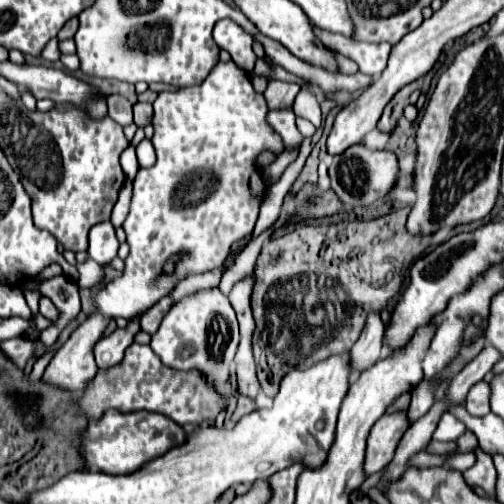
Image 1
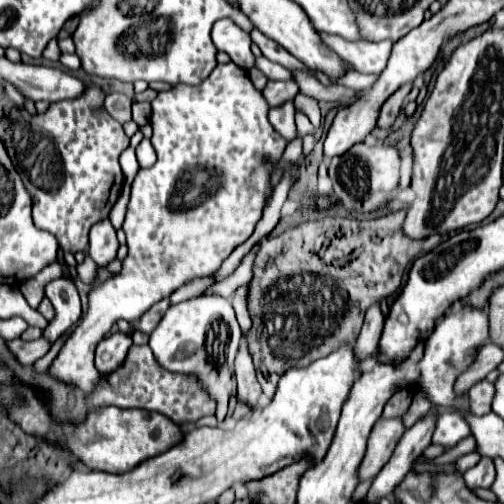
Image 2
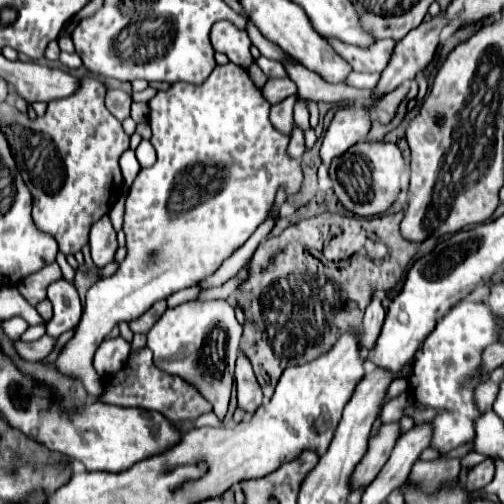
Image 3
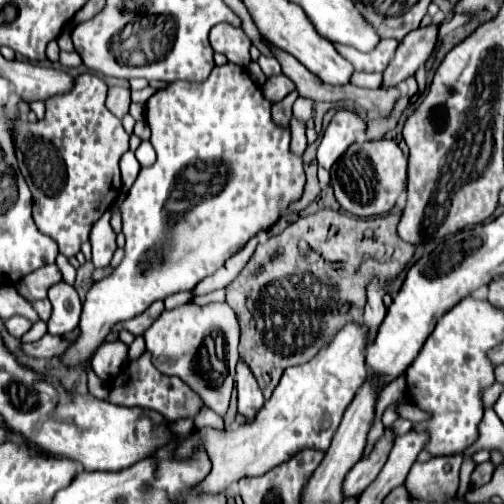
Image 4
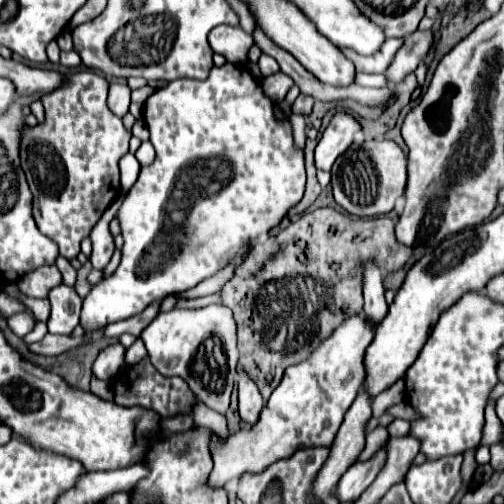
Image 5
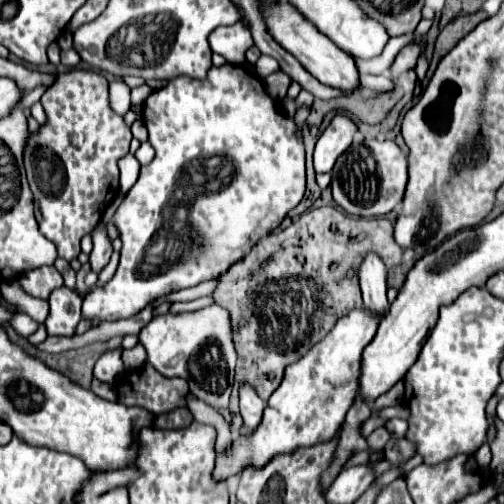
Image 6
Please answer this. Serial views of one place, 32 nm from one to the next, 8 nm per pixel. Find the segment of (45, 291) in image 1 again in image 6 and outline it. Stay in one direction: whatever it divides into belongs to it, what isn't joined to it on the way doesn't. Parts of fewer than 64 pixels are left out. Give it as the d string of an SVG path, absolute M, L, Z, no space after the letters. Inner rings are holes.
M66 286L50 294L50 314L46 318L48 336L74 336L82 318L82 298Z

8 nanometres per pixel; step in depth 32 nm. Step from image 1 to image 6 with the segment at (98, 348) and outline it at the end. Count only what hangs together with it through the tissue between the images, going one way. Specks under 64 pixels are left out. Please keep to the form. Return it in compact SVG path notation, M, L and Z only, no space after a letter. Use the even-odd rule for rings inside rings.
M120 350L106 352L94 366L94 378L100 382L114 382L122 374L122 360L120 360Z

